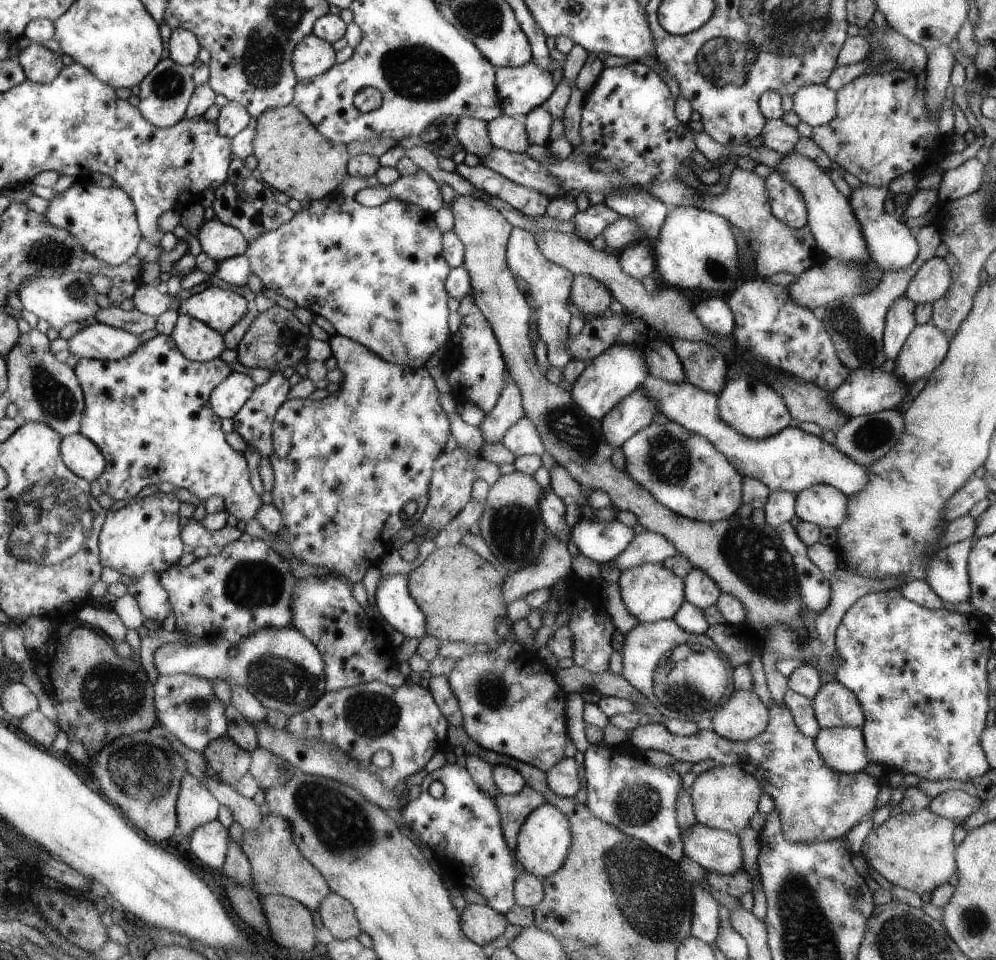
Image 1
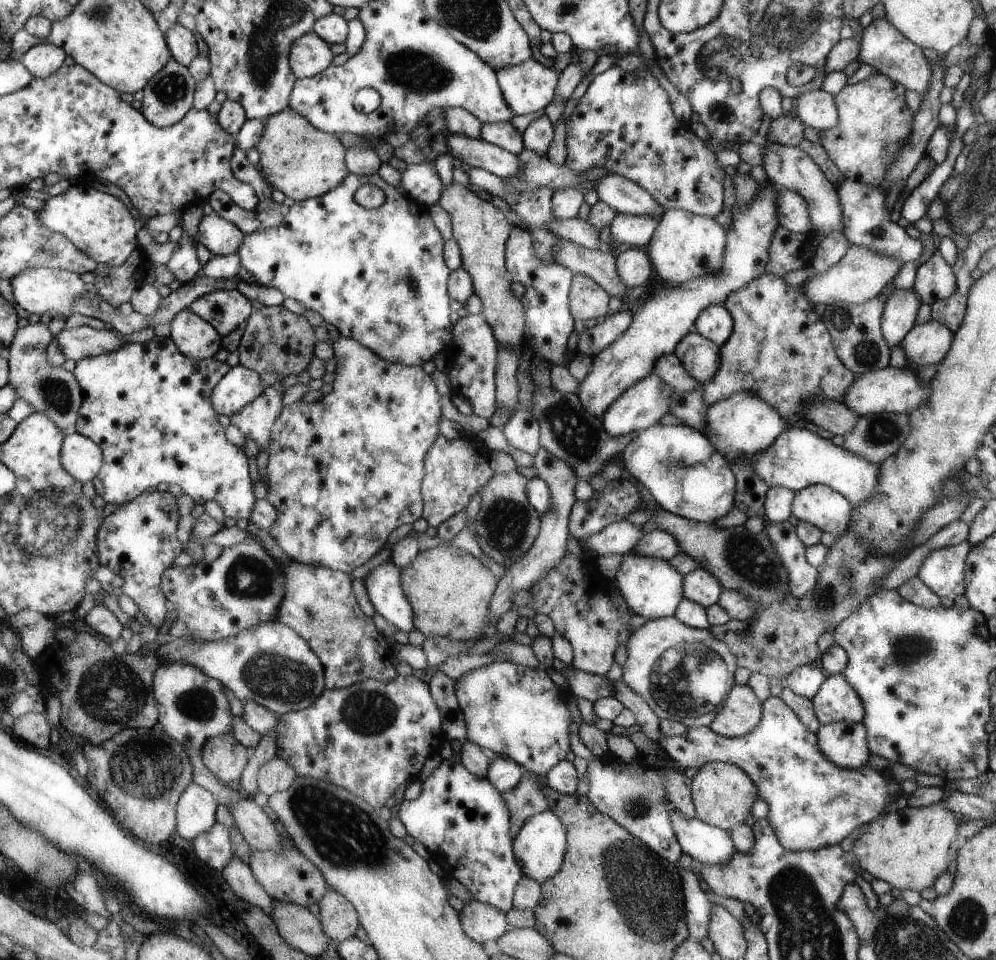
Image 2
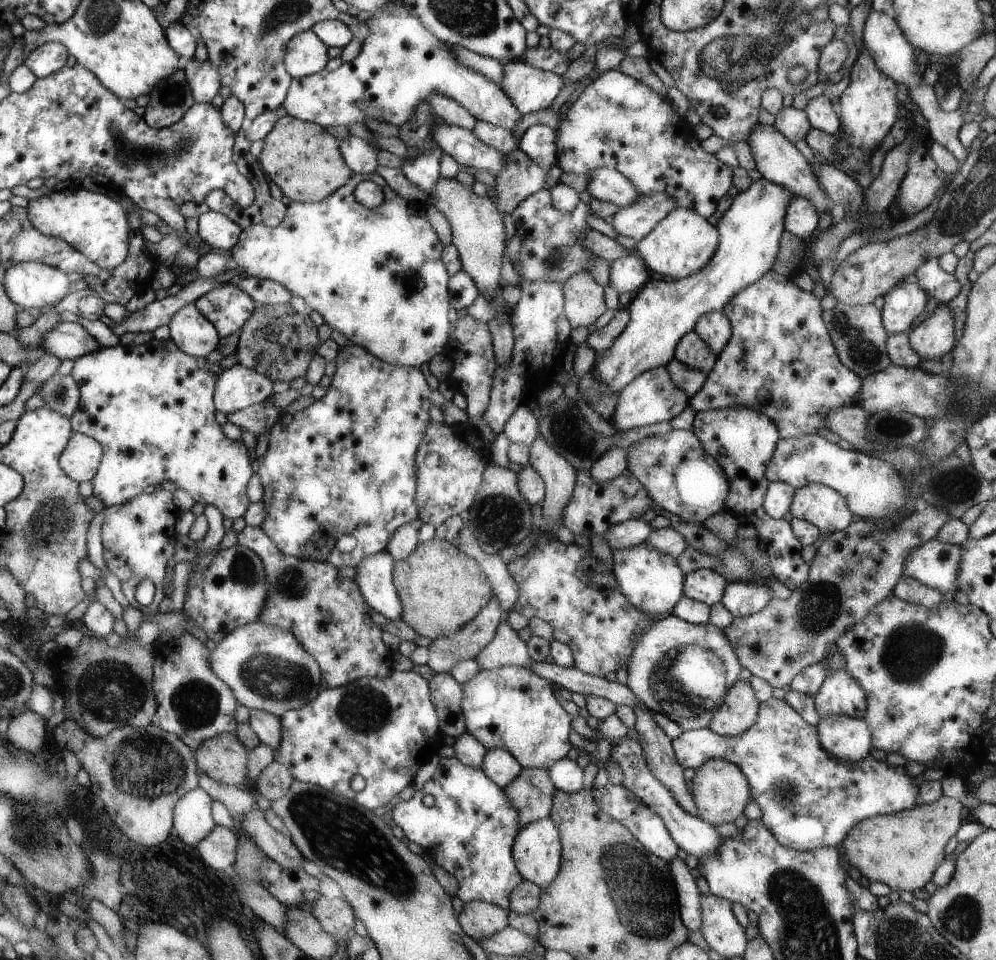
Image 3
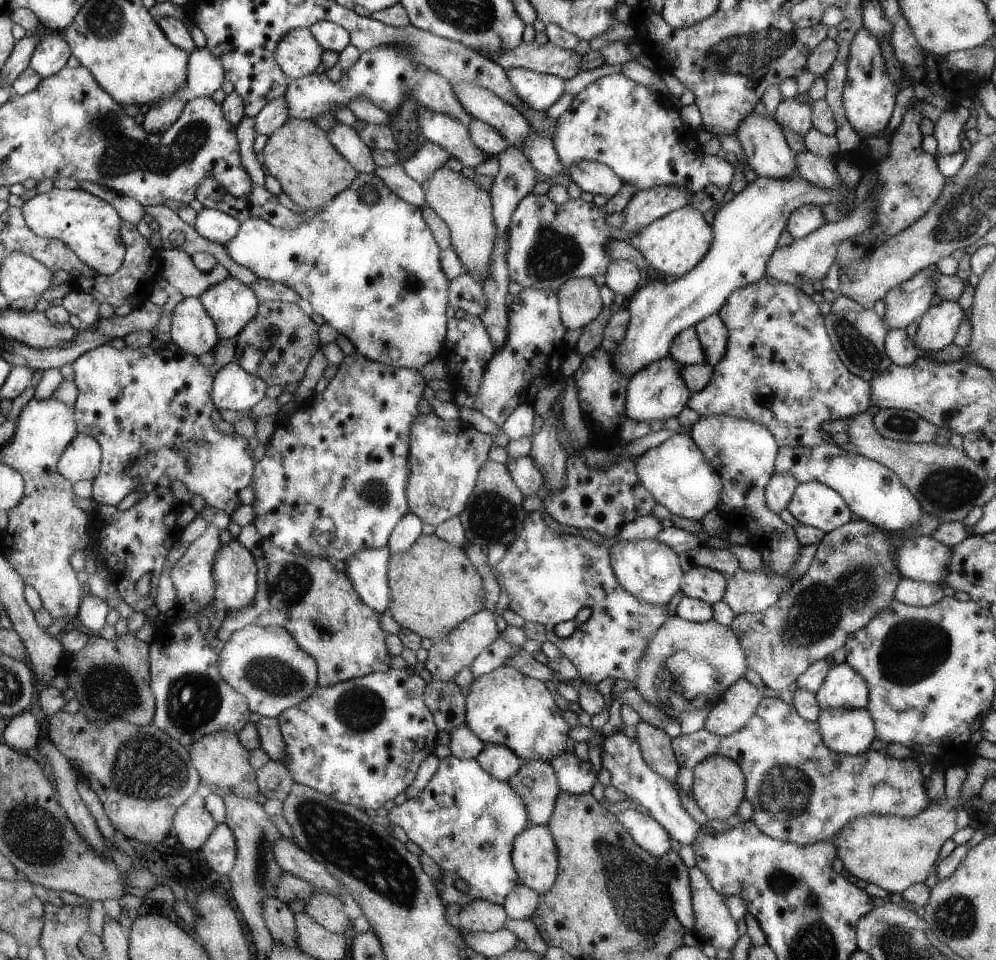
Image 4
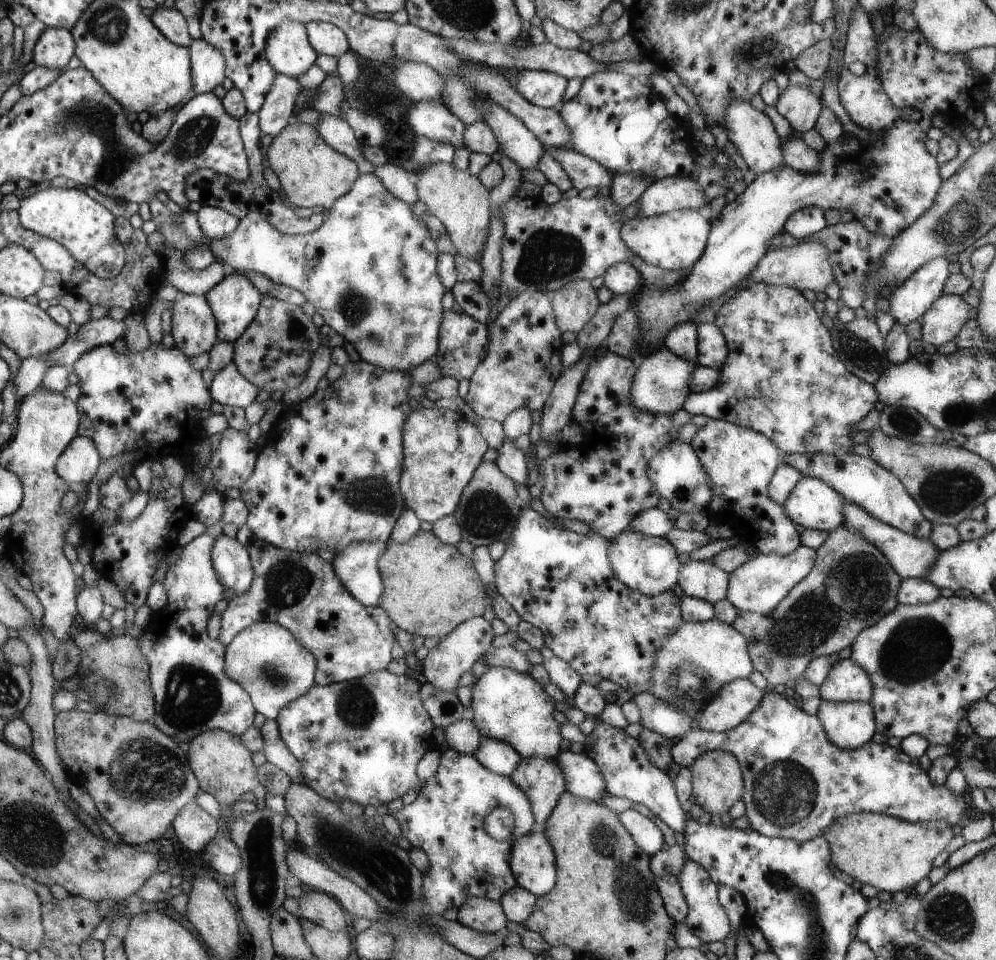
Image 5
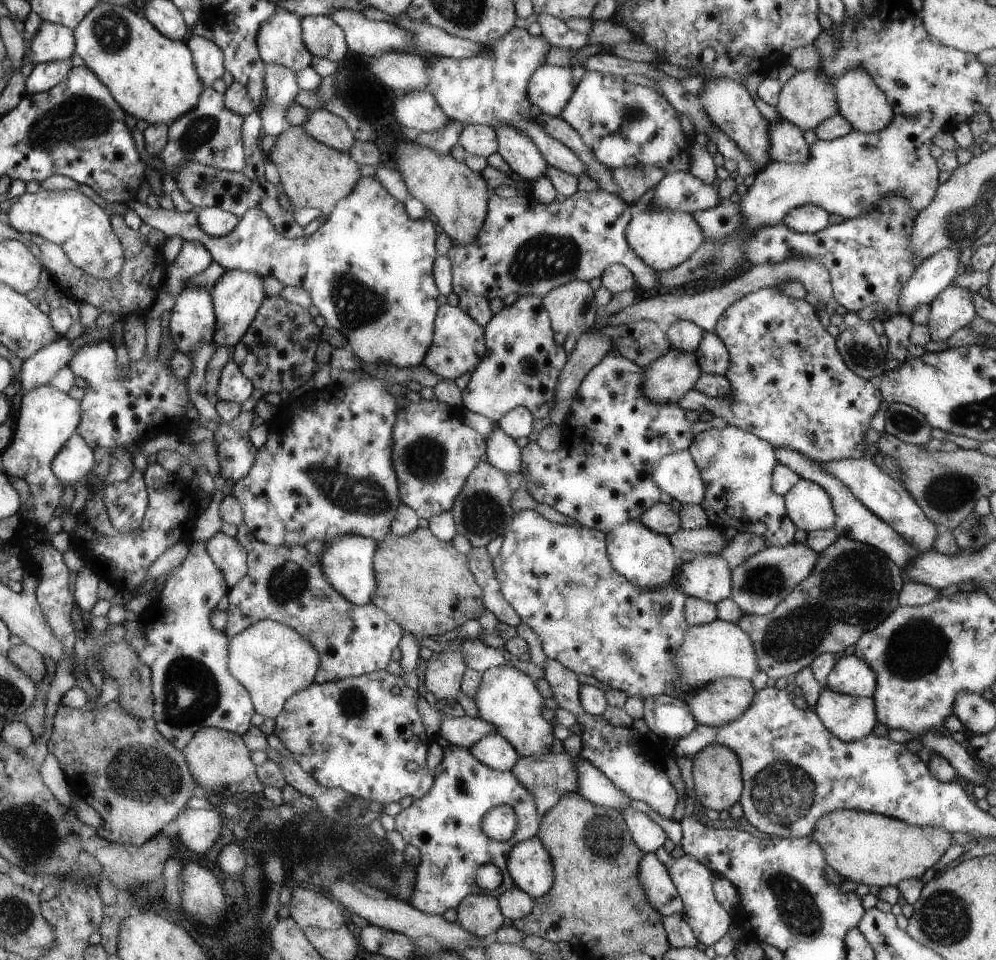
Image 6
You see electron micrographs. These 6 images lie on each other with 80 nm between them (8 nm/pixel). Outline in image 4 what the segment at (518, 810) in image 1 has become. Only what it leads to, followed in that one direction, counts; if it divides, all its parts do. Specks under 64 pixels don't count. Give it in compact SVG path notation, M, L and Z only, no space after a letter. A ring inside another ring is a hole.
M526 761L523 768L507 781L522 797L531 824L546 827L556 799L562 792L551 762Z

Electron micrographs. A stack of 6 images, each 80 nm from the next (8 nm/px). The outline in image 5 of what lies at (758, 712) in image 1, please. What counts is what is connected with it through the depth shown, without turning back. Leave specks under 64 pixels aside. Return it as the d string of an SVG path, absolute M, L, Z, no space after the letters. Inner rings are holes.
M737 679L726 686L712 698L696 714L695 725L704 731L711 732L728 732L738 726L743 725L752 713L759 708L759 705L766 696L767 689L760 690L748 679Z

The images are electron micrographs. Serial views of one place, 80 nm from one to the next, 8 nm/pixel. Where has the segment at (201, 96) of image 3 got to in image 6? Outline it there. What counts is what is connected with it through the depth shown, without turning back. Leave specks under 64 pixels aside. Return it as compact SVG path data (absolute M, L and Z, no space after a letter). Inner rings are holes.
M197 35L190 36L186 44L192 52L196 70L204 86L212 87L216 80L222 80L222 76L226 73L222 50L214 42Z

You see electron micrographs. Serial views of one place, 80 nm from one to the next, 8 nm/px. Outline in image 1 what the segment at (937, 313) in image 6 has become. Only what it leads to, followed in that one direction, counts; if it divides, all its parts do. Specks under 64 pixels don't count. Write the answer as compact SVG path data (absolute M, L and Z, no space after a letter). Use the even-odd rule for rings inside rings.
M931 321L923 325L917 324L895 358L895 370L892 373L912 386L918 378L930 374L944 360L950 340Z

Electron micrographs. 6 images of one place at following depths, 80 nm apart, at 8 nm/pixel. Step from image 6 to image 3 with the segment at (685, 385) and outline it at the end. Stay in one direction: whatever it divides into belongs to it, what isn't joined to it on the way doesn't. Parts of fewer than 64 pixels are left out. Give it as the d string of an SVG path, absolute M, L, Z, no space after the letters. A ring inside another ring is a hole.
M664 367L650 369L639 374L619 394L619 404L616 405L615 413L610 421L621 431L650 426L658 422L672 421L689 404L689 396L675 383Z

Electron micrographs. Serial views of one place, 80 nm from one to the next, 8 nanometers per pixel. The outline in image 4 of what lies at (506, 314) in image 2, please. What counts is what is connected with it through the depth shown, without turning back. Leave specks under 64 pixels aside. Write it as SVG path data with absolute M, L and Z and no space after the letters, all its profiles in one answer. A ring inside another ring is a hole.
M440 167L421 186L427 206L448 225L452 248L464 268L479 281L483 281L498 237L498 224L495 218L492 218L491 194L472 179L462 175L462 172L451 171L448 167Z

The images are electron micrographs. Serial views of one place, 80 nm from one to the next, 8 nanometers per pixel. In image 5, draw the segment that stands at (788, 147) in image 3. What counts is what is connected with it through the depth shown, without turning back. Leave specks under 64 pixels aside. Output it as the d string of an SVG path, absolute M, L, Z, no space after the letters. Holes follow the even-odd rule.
M734 102L732 104L732 108L728 110L728 122L726 122L725 130L730 142L746 162L747 169L754 171L757 175L787 167L778 128L766 114L754 108L751 102L738 102L738 104Z

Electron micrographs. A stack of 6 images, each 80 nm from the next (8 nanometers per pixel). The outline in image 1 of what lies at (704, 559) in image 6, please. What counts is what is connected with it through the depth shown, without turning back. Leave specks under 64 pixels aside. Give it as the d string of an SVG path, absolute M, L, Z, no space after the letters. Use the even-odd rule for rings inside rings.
M696 567L683 578L683 582L686 600L702 610L716 604L723 594L722 588L714 579L707 572Z

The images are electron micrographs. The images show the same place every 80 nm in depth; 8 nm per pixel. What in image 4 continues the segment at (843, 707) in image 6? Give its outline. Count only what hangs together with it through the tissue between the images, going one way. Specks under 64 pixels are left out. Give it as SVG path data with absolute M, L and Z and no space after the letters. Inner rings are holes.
M867 708L824 709L816 721L824 744L838 754L862 754L875 739L875 724Z

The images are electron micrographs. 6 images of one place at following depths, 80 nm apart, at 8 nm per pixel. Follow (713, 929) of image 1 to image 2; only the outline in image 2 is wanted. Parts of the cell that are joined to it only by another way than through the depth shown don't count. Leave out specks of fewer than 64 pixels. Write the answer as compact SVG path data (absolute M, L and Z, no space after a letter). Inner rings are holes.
M680 867L683 879L683 895L686 902L686 921L690 928L691 938L704 938L708 934L712 904L700 889L699 878L691 871Z

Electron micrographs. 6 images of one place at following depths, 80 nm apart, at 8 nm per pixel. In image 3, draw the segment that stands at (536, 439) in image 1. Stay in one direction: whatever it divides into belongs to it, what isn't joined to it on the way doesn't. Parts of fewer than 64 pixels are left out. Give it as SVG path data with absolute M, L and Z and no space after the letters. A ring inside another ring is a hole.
M521 404L508 419L504 425L503 433L510 442L517 442L529 447L540 435L540 432L536 430L538 422L532 411L528 404Z

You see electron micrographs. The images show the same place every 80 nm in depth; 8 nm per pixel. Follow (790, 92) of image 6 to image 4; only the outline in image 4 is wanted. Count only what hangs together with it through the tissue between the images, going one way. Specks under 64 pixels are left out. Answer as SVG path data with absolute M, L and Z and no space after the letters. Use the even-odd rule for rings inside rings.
M791 97L782 99L775 110L774 118L783 129L804 136L813 128L812 100Z

